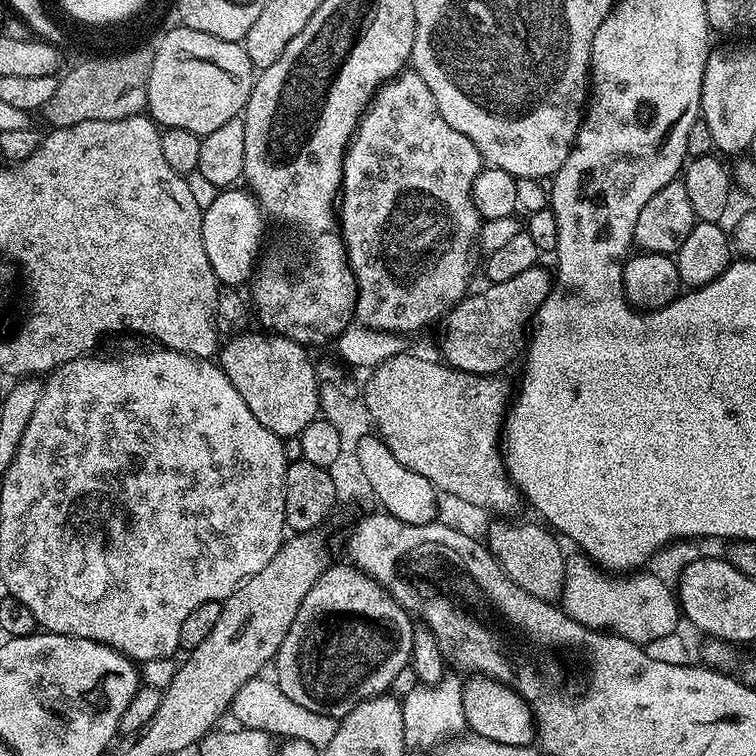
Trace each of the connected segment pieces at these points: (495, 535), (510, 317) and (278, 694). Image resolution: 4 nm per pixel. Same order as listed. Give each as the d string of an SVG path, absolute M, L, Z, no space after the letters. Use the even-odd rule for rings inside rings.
M506 518L494 520L488 530L488 540L486 539L489 552L516 585L540 600L555 601L563 595L568 561L558 544L559 539L539 523L536 525L514 521Z
M543 266L525 270L507 282L488 284L481 292L473 291L459 300L443 317L444 333L438 341L443 363L466 374L496 376L526 348L526 329L552 289L553 277Z
M257 678L246 682L246 686L242 686L238 694L234 694L230 716L236 719L235 723L242 728L253 728L263 732L276 728L277 737L280 735L281 738L305 740L314 745L317 750L323 750L330 742L330 738L334 738L337 717L314 714L314 710L306 710L306 706L298 706L298 702L290 702L290 698L282 694L279 684L271 679L268 679L269 681L264 679Z

